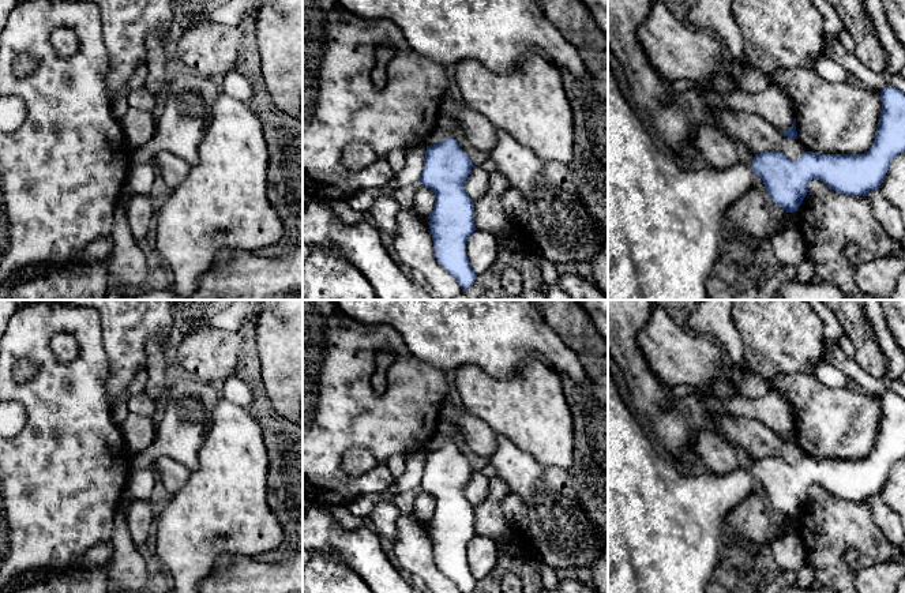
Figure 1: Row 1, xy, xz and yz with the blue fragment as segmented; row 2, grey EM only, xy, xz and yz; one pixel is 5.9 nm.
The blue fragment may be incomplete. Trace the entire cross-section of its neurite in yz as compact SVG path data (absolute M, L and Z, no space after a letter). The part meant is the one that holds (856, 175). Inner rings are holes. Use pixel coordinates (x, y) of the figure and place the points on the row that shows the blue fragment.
M608 65L608 300L710 300L706 293L706 279L716 271L718 271L717 259L720 254L722 215L726 209L752 185L755 174L762 179L771 200L782 207L786 213L799 210L808 192L808 183L812 179L818 179L823 181L829 188L850 196L867 196L871 191L880 188L890 168L891 159L905 153L905 93L889 86L879 94L882 101L882 110L878 124L878 132L872 147L864 154L816 154L814 151L806 151L799 159L791 159L784 153L773 150L755 154L754 161L750 166L737 162L726 169L690 169L681 166L673 155L664 154L653 142L643 123L627 104L623 93L619 89L616 78L611 71L611 67Z

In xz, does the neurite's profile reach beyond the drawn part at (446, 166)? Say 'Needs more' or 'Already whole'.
Needs more

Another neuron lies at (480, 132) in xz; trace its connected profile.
M452 95L443 98L442 106L447 109L476 149L487 153L492 151L496 143L496 130L480 113L461 105Z

